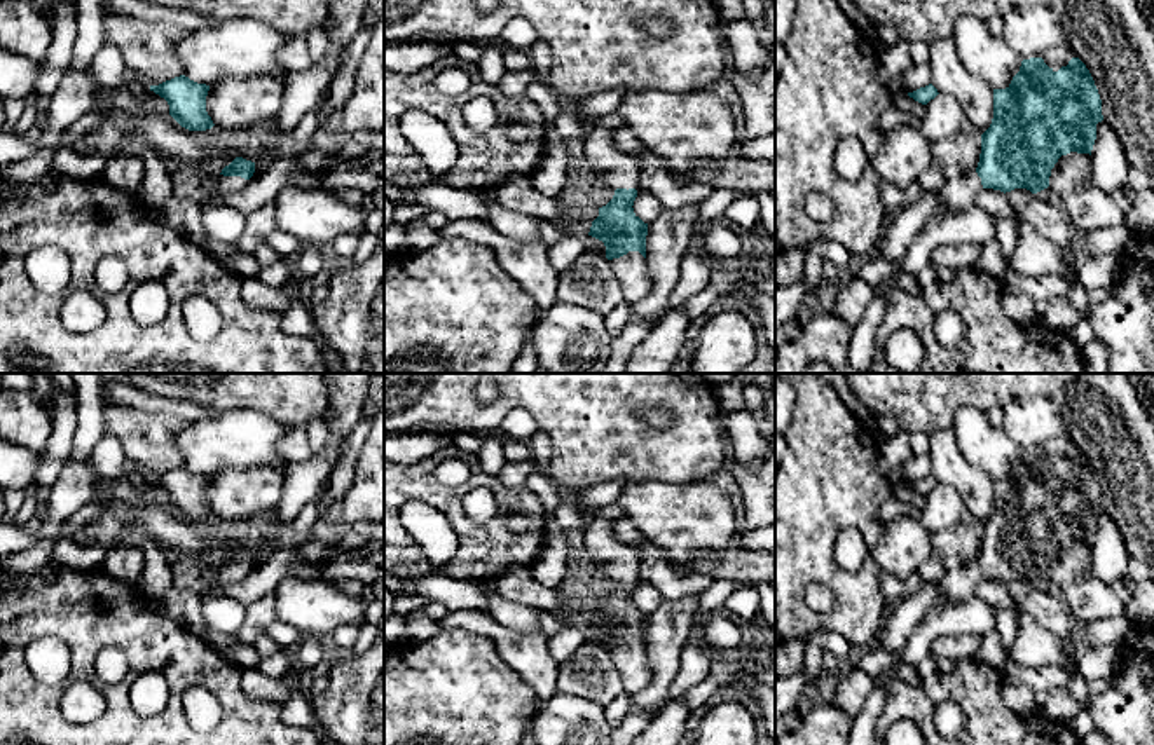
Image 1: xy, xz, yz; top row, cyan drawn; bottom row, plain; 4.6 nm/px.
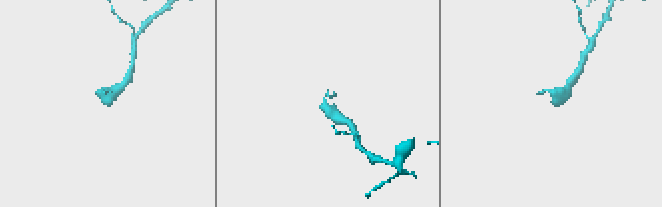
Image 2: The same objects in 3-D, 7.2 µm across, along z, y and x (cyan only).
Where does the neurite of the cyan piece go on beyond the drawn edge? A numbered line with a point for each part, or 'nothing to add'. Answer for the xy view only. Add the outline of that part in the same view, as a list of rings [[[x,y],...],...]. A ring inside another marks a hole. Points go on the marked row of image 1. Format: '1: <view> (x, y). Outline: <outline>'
1: xy (224, 184). Outline: [[[220,174],[216,178],[216,181],[213,183],[213,190],[211,194],[199,202],[199,208],[203,209],[206,204],[215,204],[215,206],[222,206],[225,204],[225,195],[229,192],[237,192],[244,187],[248,180],[241,178],[241,176],[223,176]]]

